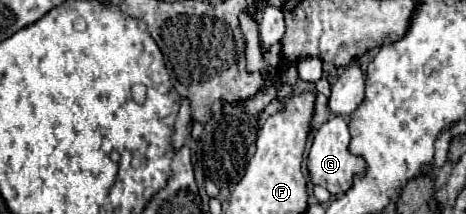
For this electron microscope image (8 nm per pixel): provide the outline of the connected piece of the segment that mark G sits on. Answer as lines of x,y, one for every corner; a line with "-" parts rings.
341,115
331,117
313,137
309,155
307,155
307,171
309,171
309,179
313,185
321,185
325,187
329,193
333,195
341,195
345,193
351,183
353,183
353,175
355,173
363,173
365,171
365,161
361,157
355,157
347,151
349,145
349,129
347,123

